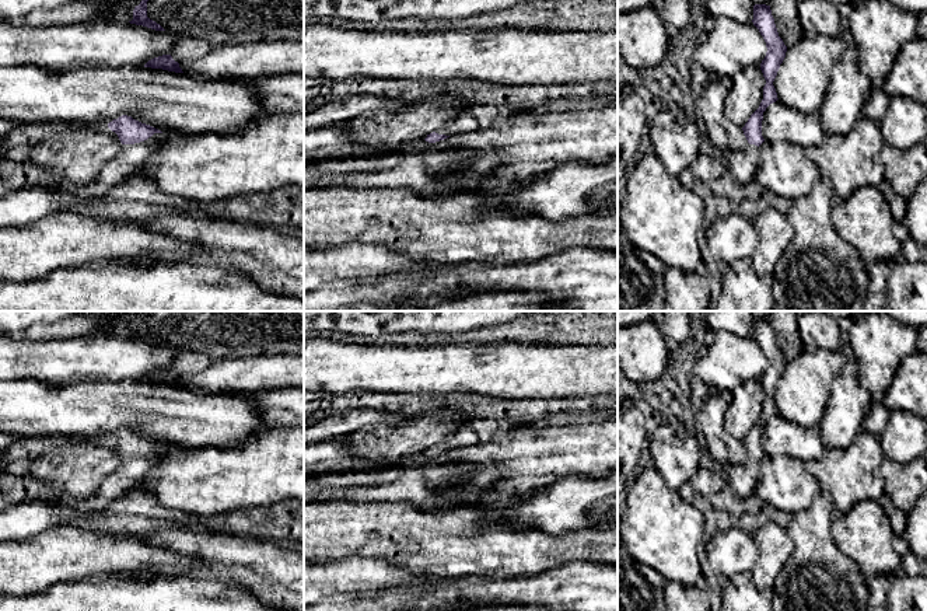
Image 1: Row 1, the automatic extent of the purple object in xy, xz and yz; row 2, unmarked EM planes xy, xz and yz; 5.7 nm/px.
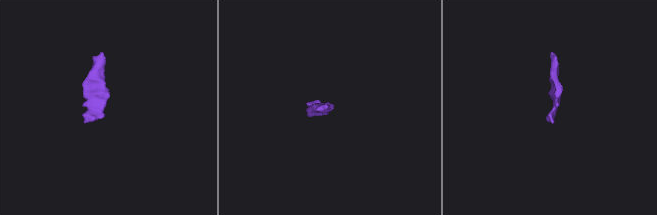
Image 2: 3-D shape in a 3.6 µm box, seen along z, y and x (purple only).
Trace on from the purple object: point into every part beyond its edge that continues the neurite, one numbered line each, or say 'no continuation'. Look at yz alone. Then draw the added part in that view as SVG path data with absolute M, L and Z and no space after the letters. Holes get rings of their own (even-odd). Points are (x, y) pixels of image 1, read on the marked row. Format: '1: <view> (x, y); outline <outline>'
1: yz (742, 164); outline M749 144L741 151L725 151L724 161L732 179L745 185L755 179L755 171L760 160L760 150L755 144Z

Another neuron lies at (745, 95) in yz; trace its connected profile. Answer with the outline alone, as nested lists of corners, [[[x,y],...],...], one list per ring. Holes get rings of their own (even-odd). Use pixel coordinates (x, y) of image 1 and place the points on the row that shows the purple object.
[[[760,66],[748,67],[731,80],[732,87],[723,101],[723,114],[728,121],[744,128],[763,99],[766,80]]]

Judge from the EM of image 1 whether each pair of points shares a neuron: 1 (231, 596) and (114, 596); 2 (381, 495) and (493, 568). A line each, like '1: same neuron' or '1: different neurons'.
1: same neuron
2: different neurons

